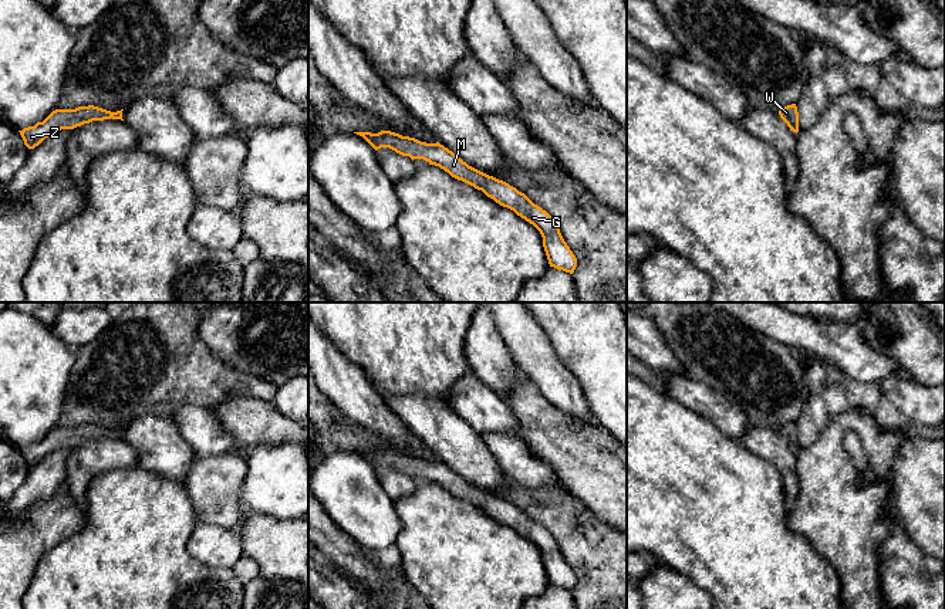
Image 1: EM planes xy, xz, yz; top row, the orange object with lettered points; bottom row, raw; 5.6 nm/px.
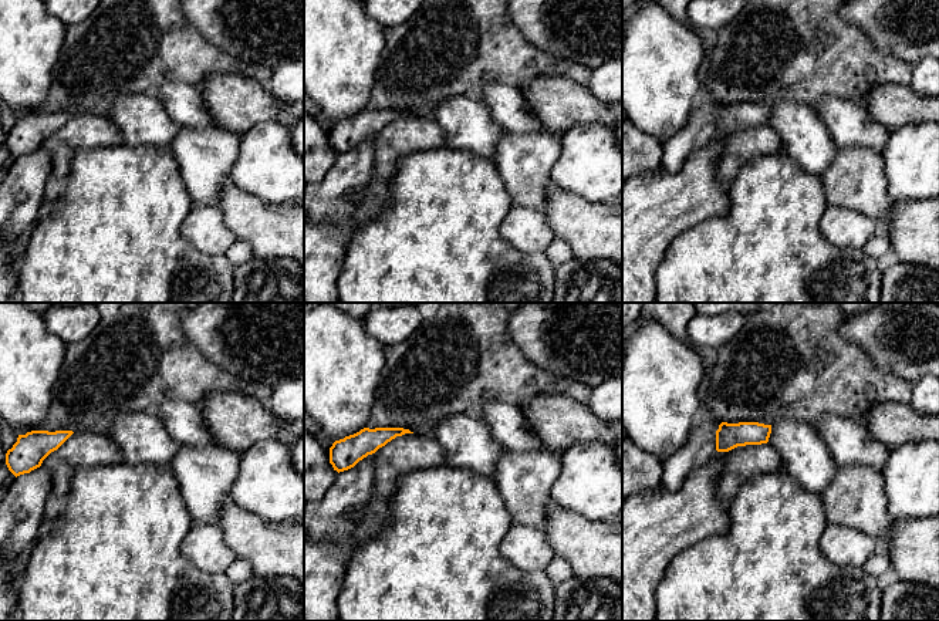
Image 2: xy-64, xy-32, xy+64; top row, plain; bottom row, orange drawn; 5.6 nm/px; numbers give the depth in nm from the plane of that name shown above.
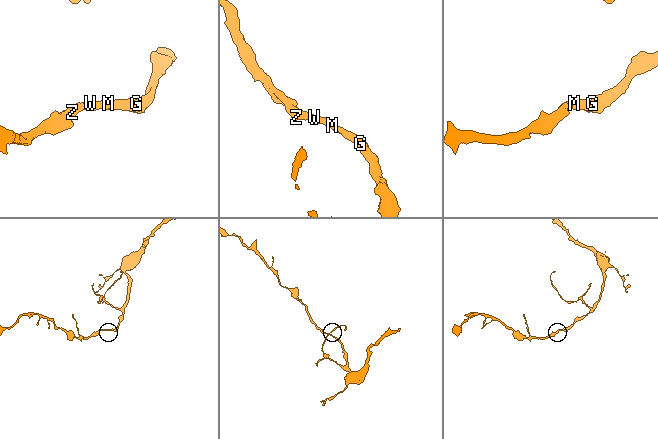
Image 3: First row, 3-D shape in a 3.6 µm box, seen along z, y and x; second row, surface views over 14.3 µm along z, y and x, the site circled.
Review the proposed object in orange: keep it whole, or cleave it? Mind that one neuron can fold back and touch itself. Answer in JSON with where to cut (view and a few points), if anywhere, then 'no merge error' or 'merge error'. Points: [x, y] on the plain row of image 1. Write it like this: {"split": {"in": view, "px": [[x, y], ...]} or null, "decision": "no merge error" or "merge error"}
{"split": null, "decision": "no merge error"}

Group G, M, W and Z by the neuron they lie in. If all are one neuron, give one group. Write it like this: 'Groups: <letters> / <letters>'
Groups: G M W Z

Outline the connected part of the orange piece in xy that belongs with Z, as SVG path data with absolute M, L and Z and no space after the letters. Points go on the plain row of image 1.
M94 423L78 424L75 427L55 427L43 440L18 449L28 467L38 464L45 456L61 449L74 447L92 439L122 437L122 429L111 430Z

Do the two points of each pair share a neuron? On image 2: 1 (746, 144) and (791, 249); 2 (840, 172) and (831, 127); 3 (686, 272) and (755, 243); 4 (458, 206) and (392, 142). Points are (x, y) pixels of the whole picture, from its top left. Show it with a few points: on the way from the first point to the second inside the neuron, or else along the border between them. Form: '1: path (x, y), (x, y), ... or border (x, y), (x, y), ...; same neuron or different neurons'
1: border (786, 154), (757, 155), (749, 159), (730, 184); different neurons
2: path (840, 161), (840, 142), (837, 138); same neuron
3: path (703, 272), (726, 272), (737, 260); same neuron
4: border (436, 147), (405, 154), (388, 184); different neurons

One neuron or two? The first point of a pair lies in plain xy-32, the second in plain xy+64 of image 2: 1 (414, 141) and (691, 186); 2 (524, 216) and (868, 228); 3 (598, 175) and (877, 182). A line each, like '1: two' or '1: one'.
1: two
2: one
3: two

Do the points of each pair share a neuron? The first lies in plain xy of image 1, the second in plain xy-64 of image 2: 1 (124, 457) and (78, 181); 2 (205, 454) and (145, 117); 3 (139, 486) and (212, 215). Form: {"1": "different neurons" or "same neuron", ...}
{"1": "different neurons", "2": "same neuron", "3": "different neurons"}

